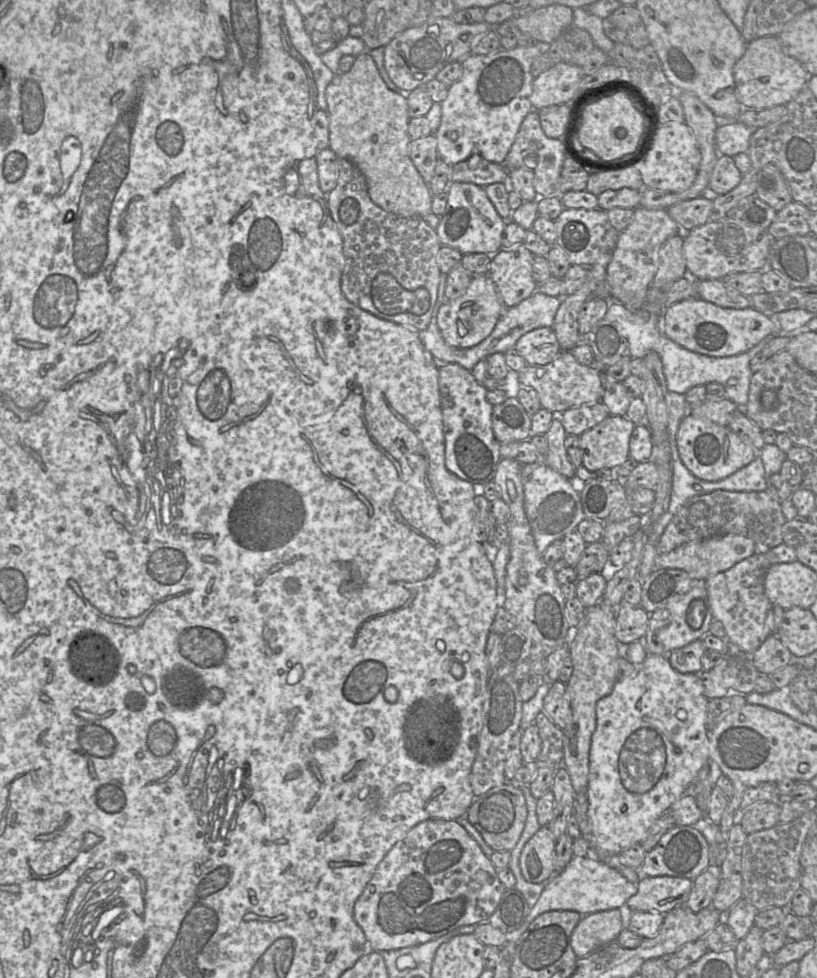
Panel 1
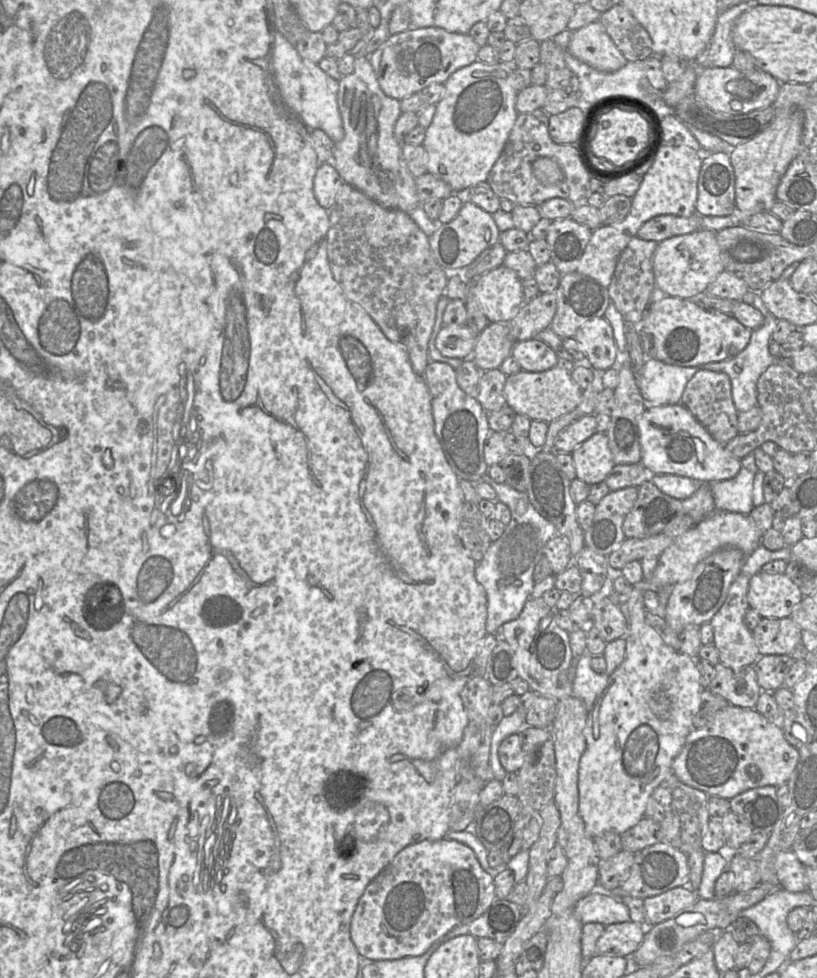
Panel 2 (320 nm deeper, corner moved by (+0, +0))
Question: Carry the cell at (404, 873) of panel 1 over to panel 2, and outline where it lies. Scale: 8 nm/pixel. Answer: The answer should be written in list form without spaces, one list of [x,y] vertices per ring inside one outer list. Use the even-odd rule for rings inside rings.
[[[442,838],[409,845],[398,852],[366,886],[350,922],[350,938],[358,953],[372,960],[393,960],[424,954],[450,930],[469,925],[496,899],[493,872],[485,871],[474,851],[461,842]]]

